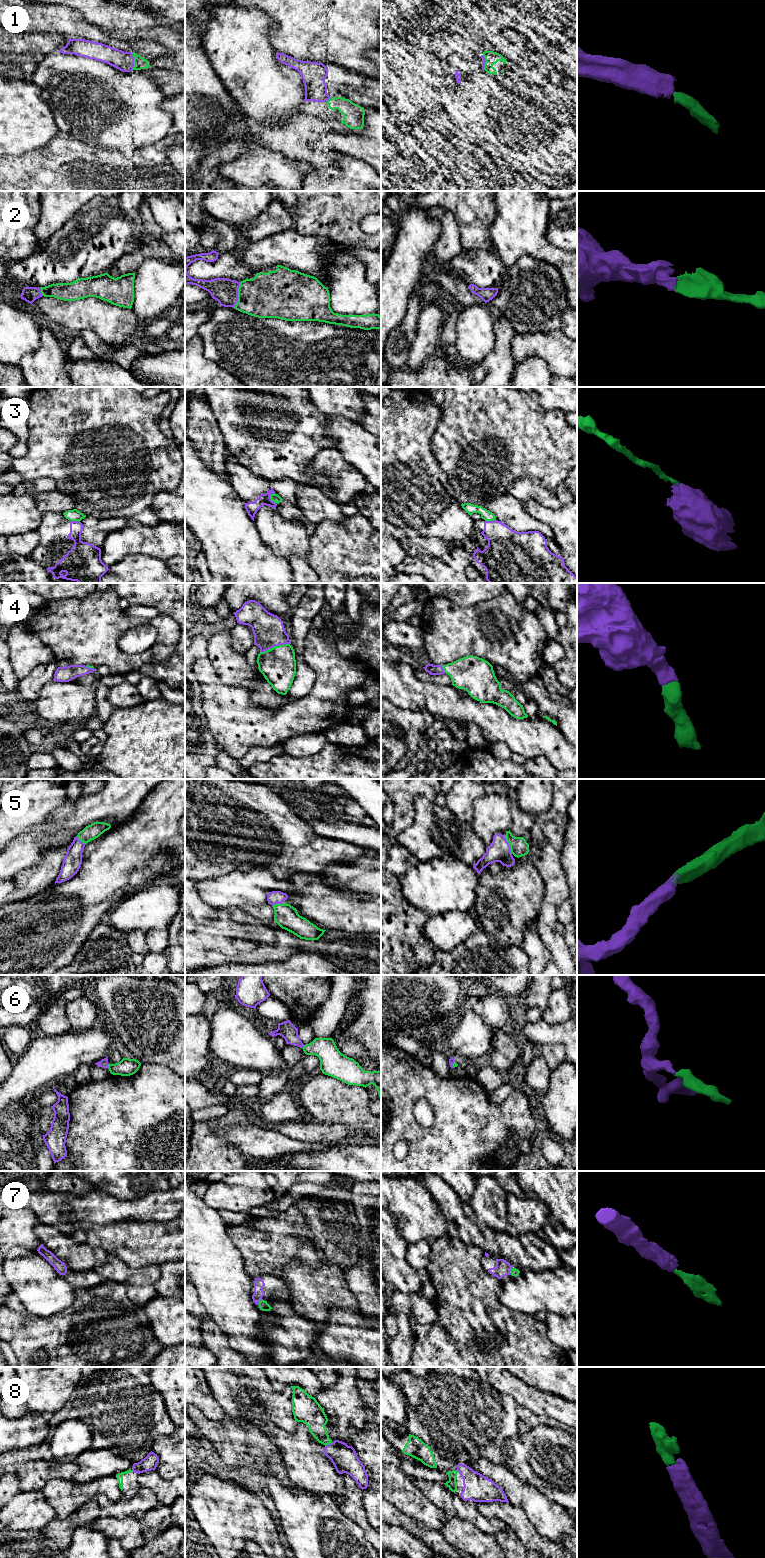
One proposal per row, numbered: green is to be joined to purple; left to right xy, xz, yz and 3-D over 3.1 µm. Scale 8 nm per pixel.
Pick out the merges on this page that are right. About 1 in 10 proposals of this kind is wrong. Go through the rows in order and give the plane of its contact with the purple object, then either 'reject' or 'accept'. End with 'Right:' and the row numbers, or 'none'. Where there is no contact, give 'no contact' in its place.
1: contact in xy; accept
2: contact in xz; accept
3: contact in xz; reject
4: contact in xz; accept
5: contact in yz; accept
6: contact in xy; accept
7: contact in yz; accept
8: contact in xz; accept
Right: 1, 2, 4, 5, 6, 7, 8

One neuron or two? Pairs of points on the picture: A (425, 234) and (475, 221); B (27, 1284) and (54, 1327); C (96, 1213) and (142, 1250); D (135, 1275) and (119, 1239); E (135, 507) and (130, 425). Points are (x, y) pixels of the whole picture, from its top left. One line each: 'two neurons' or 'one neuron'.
A: two neurons
B: two neurons
C: two neurons
D: two neurons
E: one neuron

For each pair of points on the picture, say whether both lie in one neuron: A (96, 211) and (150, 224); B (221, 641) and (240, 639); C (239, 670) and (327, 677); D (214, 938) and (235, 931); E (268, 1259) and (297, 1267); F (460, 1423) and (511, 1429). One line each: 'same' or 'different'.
A: different
B: different
C: different
D: same
E: different
F: same

